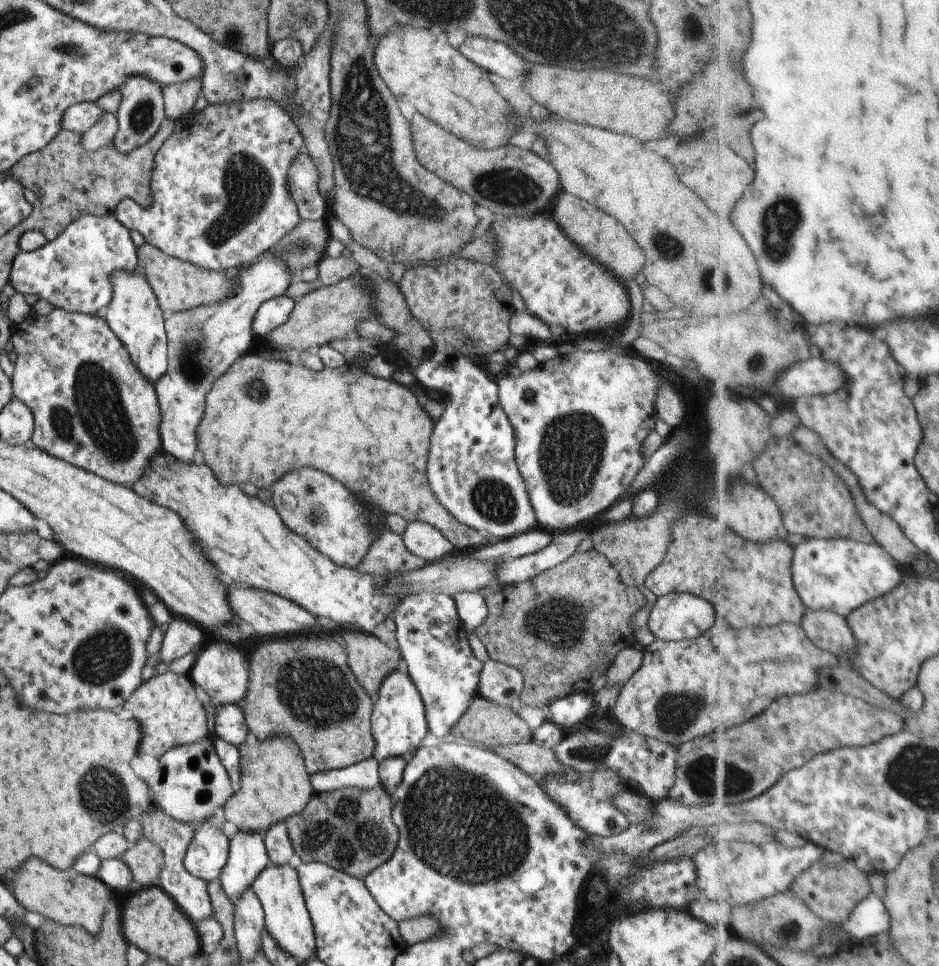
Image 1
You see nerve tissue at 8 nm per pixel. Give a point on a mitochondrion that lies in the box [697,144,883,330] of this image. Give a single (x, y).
(777, 256)

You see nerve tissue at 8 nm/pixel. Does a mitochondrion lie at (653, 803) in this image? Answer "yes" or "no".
no

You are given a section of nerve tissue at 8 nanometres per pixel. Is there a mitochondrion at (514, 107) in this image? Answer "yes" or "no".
no

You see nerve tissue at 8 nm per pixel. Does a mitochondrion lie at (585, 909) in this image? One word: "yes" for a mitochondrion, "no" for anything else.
no

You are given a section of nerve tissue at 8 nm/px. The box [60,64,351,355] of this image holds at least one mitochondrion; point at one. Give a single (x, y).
(248, 185)

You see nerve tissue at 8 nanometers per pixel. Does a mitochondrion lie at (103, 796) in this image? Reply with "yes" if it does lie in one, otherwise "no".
yes

